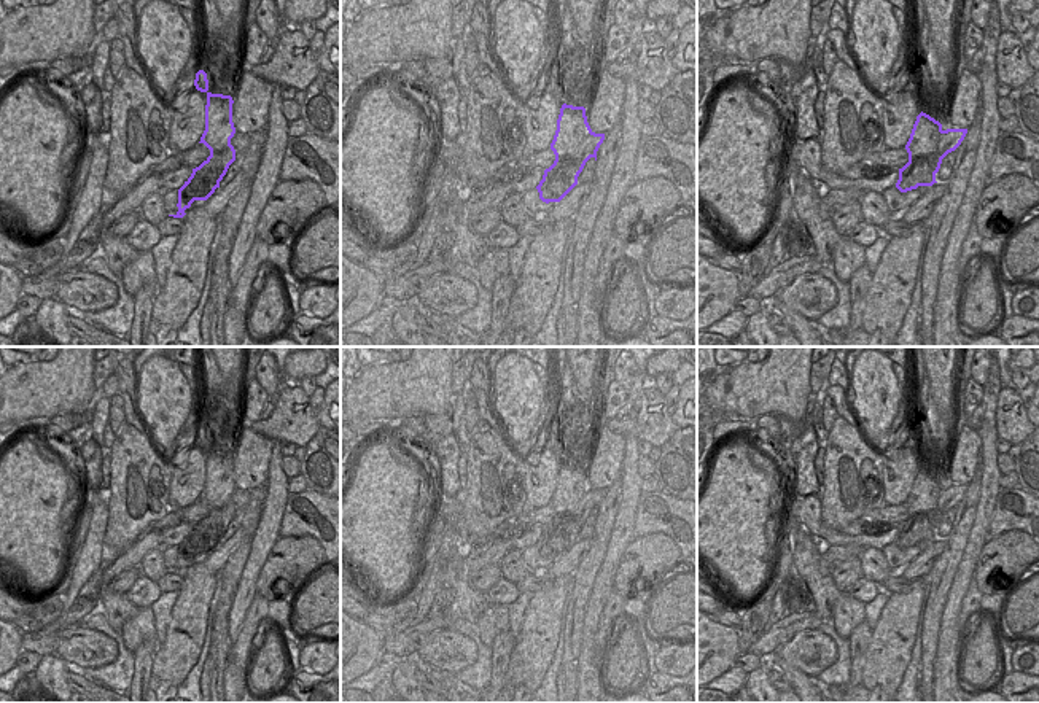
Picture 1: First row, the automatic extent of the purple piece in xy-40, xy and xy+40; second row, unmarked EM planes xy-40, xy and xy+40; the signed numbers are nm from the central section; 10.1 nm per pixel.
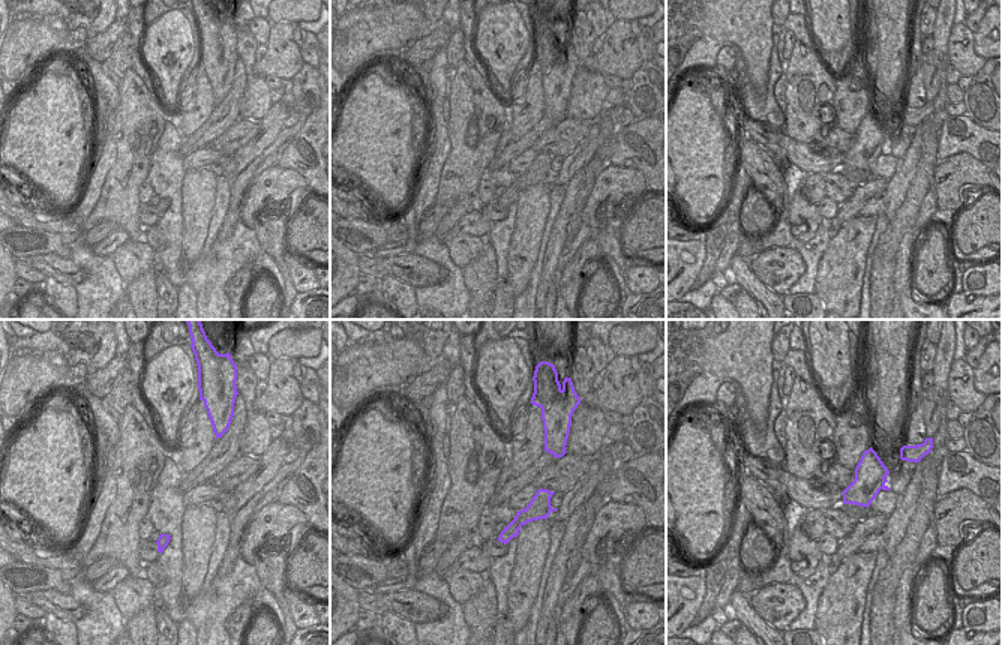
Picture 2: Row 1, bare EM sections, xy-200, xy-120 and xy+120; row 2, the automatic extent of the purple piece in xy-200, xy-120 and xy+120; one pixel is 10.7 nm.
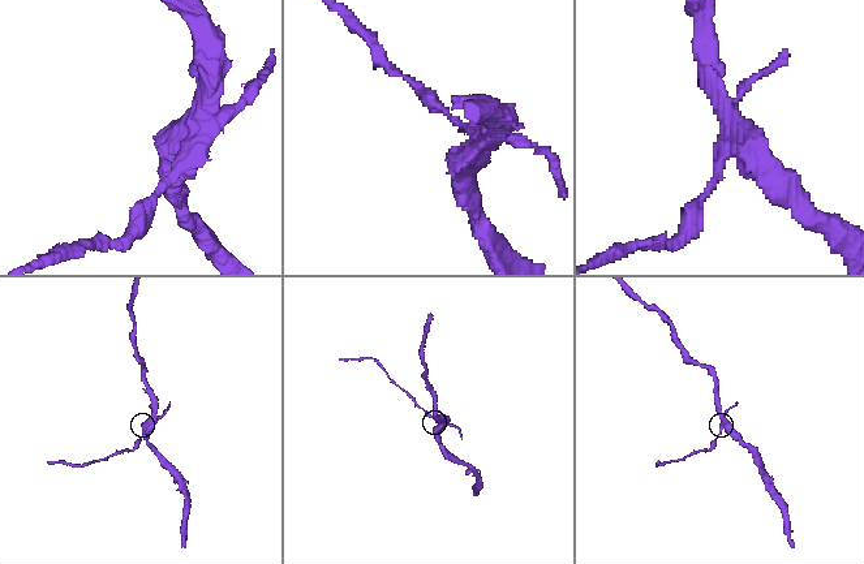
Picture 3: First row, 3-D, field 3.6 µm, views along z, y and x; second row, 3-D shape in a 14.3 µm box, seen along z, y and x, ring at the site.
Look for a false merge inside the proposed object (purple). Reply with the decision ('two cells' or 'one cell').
two cells

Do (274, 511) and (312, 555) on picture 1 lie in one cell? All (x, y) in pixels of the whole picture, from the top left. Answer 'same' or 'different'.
different

